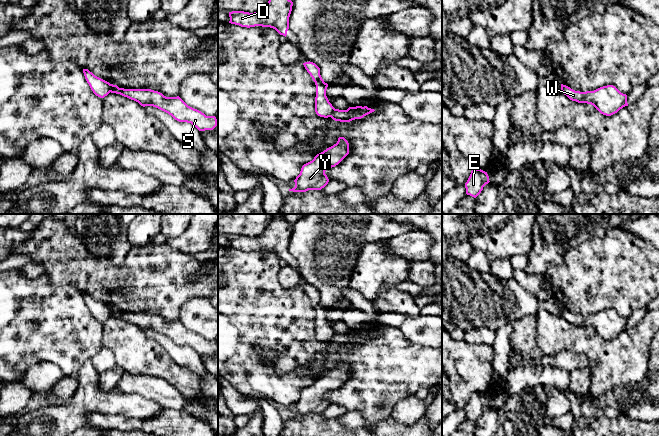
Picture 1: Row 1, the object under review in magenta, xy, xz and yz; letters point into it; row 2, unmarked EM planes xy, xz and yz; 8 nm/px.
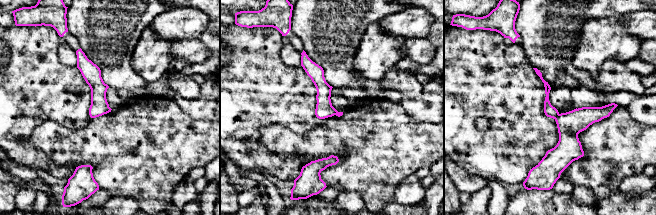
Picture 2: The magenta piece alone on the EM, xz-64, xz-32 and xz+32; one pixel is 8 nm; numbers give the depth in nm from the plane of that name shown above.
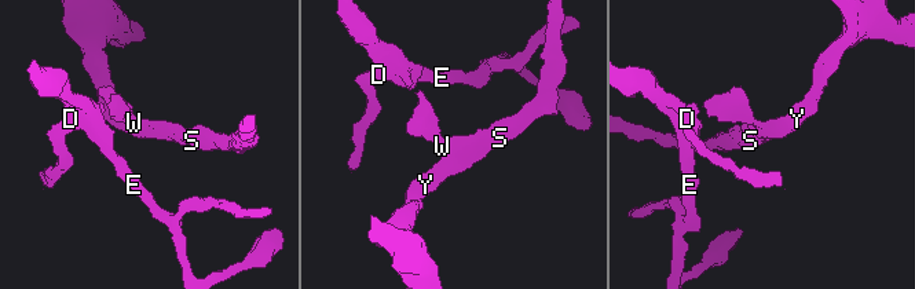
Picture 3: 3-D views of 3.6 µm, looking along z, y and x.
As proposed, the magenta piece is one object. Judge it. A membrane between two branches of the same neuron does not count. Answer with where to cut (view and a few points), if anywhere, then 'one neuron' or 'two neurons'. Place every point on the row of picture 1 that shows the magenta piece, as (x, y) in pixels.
cut in xy along (111, 84), (109, 91); two neurons

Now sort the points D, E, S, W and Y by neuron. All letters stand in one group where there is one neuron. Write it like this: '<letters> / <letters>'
D E / S W Y

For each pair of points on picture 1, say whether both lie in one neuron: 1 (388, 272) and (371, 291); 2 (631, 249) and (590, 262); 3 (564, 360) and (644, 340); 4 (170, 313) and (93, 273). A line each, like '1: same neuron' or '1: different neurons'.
1: same neuron
2: same neuron
3: different neurons
4: same neuron

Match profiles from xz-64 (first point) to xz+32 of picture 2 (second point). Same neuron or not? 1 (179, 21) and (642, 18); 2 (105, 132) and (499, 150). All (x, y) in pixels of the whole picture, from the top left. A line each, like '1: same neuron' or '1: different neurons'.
1: same neuron
2: different neurons

